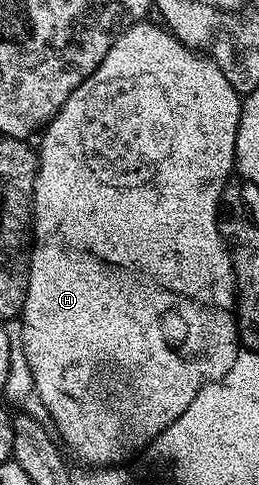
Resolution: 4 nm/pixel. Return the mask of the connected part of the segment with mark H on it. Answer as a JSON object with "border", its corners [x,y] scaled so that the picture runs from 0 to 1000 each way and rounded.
{"border":[[[571,47],[502,54],[452,78],[378,144],[255,202],[232,233],[166,266],[147,295],[139,390],[124,410],[131,501],[108,546],[108,612],[93,616],[85,645],[93,728],[124,771],[131,816],[170,831],[189,862],[216,872],[208,891],[228,913],[340,957],[324,961],[355,965],[463,961],[552,934],[610,895],[749,829],[749,812],[764,812],[780,796],[842,788],[842,779],[903,755],[911,728],[934,718],[911,678],[911,575],[896,534],[834,464],[869,410],[865,386],[903,363],[934,198],[873,169],[873,153],[842,144],[815,120],[753,99],[722,99],[645,56]]]}

